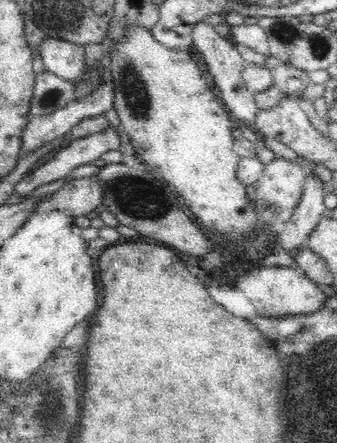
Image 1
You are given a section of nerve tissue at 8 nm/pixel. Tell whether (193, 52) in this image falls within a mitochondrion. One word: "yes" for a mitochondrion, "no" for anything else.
no

